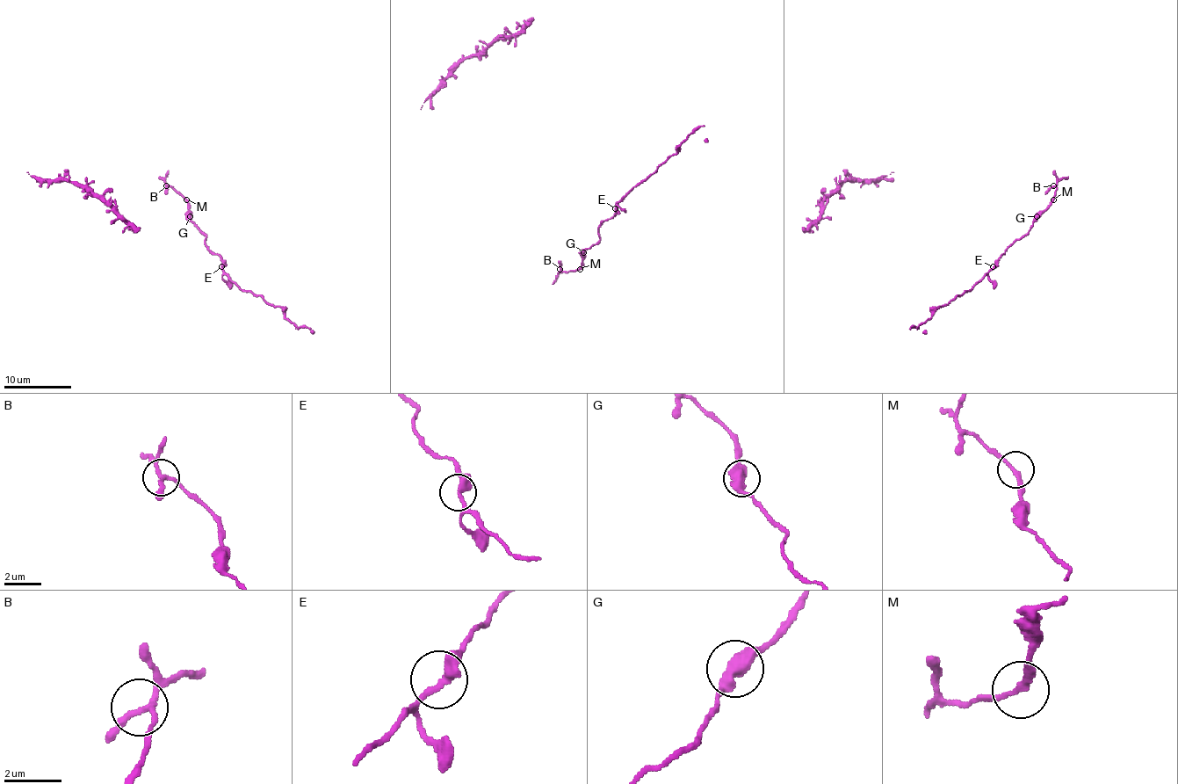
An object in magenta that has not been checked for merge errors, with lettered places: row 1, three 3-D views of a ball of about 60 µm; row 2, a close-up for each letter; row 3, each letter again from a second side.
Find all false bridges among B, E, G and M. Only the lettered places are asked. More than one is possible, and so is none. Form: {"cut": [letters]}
{"cut": []}

